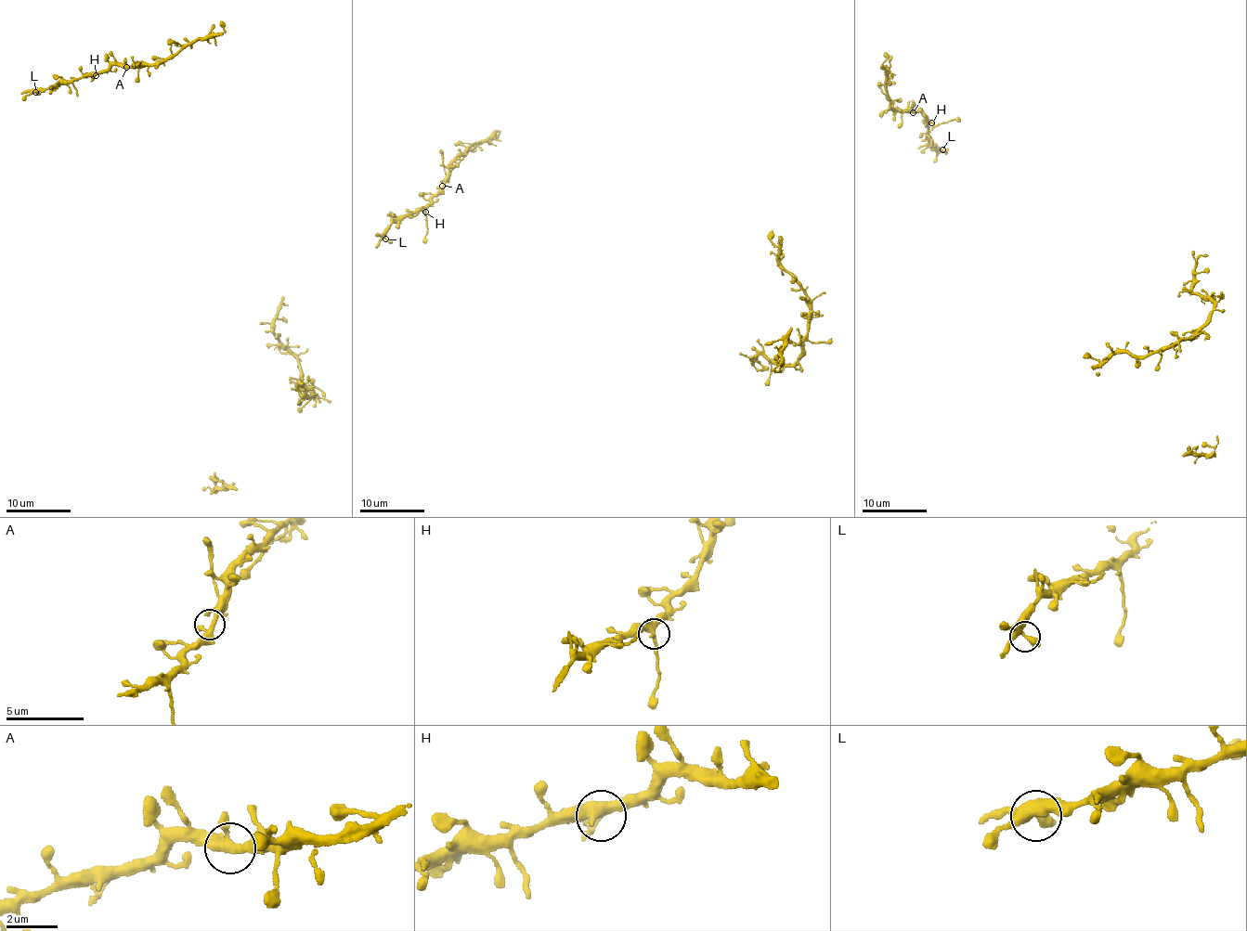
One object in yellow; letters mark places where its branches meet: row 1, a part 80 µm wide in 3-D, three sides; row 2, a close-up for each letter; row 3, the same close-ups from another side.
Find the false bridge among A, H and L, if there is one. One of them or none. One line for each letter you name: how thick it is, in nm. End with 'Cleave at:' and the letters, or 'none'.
H: Thickness 360 nm
Cleave at: H

